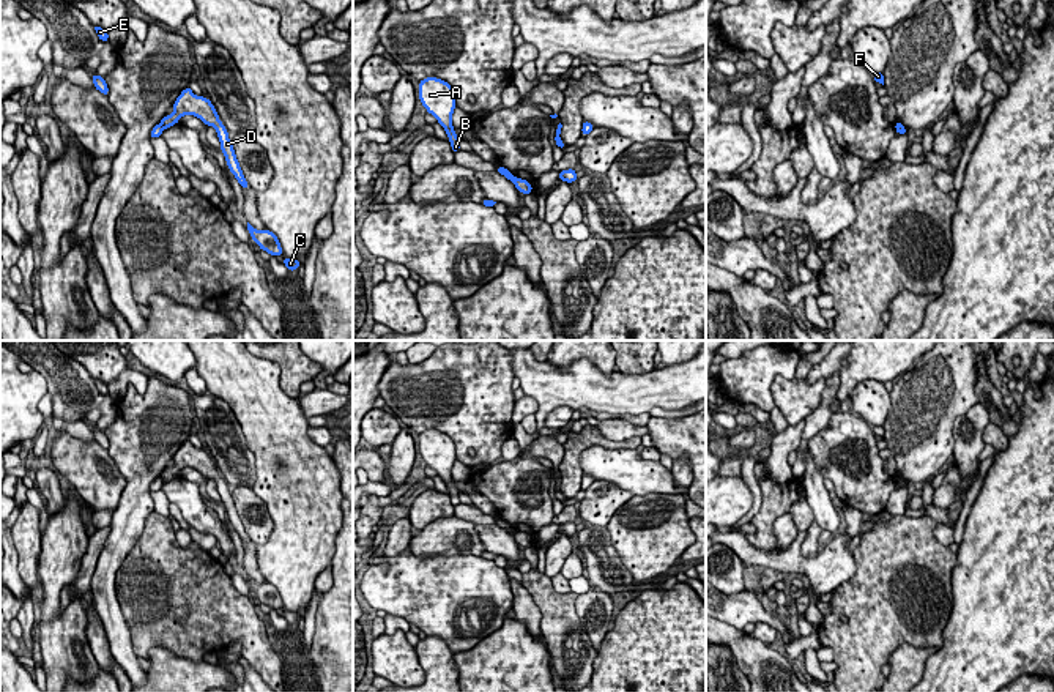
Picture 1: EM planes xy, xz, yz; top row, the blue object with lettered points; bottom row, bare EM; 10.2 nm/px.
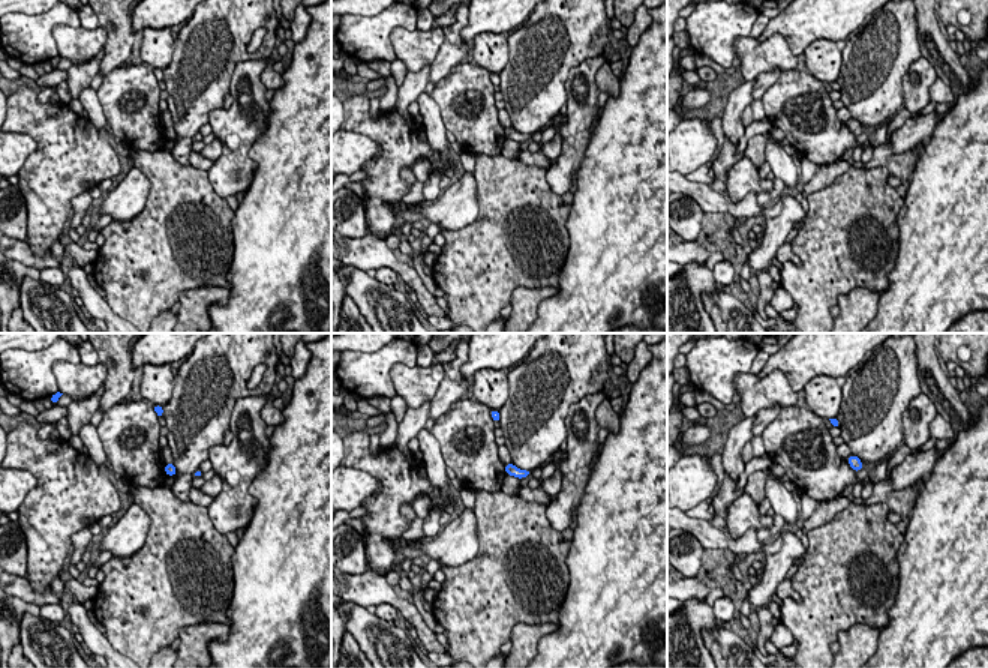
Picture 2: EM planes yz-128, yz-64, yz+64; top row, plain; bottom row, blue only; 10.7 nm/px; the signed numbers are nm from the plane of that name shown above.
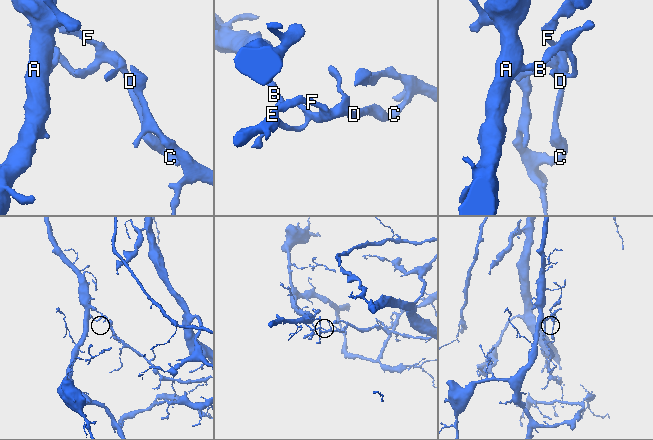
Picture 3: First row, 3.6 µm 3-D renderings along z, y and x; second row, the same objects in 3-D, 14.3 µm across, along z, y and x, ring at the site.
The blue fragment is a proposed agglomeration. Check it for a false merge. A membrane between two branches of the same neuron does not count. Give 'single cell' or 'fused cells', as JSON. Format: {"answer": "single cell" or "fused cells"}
{"answer": "fused cells"}

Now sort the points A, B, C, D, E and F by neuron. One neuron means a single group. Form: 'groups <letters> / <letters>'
groups A B / C D E F

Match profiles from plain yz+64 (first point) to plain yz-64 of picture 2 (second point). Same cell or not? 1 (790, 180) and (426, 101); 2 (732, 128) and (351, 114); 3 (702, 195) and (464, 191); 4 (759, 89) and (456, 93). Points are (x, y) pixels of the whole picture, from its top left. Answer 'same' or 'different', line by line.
1: same
2: different
3: same
4: different

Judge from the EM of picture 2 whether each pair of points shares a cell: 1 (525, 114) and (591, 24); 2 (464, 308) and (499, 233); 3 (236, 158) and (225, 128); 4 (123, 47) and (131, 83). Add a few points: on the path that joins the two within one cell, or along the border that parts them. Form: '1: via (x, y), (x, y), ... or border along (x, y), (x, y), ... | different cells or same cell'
1: via (543, 92), (564, 65), (564, 59), (571, 47) | same cell
2: via (476, 290), (477, 270), (496, 251) | same cell
3: via (236, 150), (236, 138), (233, 135) | same cell
4: border along (117, 66), (104, 77) | different cells

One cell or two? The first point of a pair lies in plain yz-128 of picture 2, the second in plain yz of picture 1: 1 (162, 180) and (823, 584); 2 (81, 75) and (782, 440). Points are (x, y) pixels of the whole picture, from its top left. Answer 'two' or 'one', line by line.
1: two
2: one

